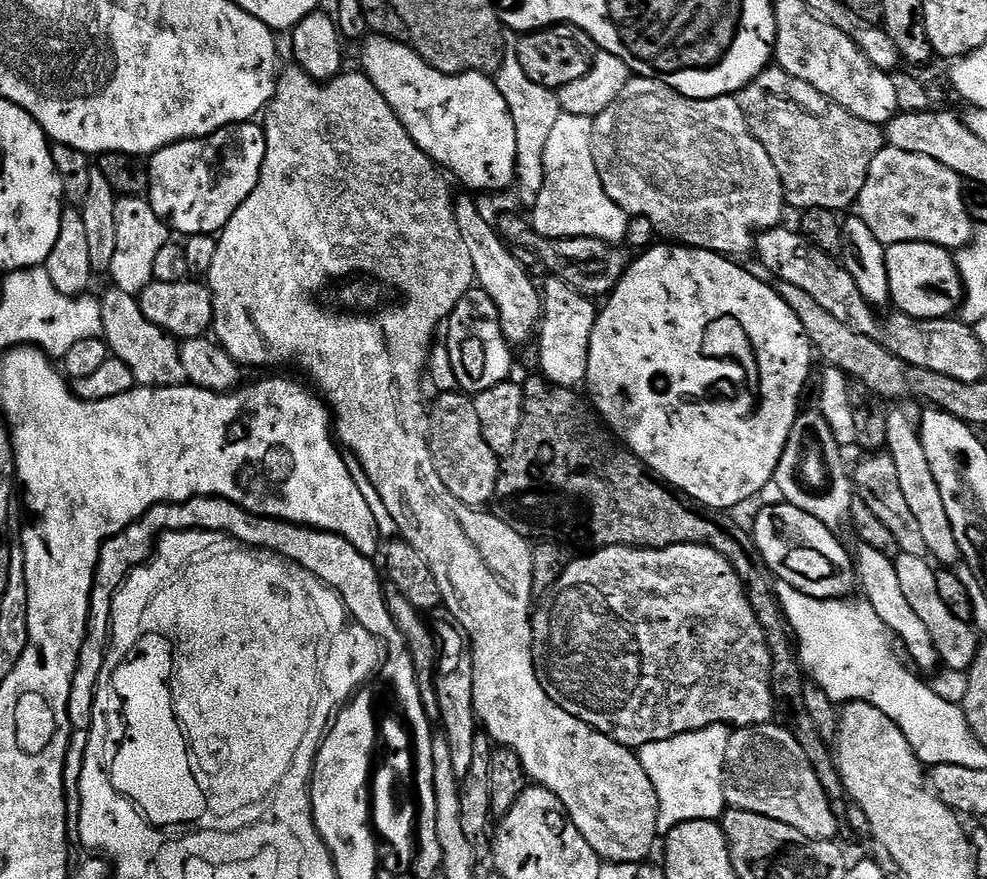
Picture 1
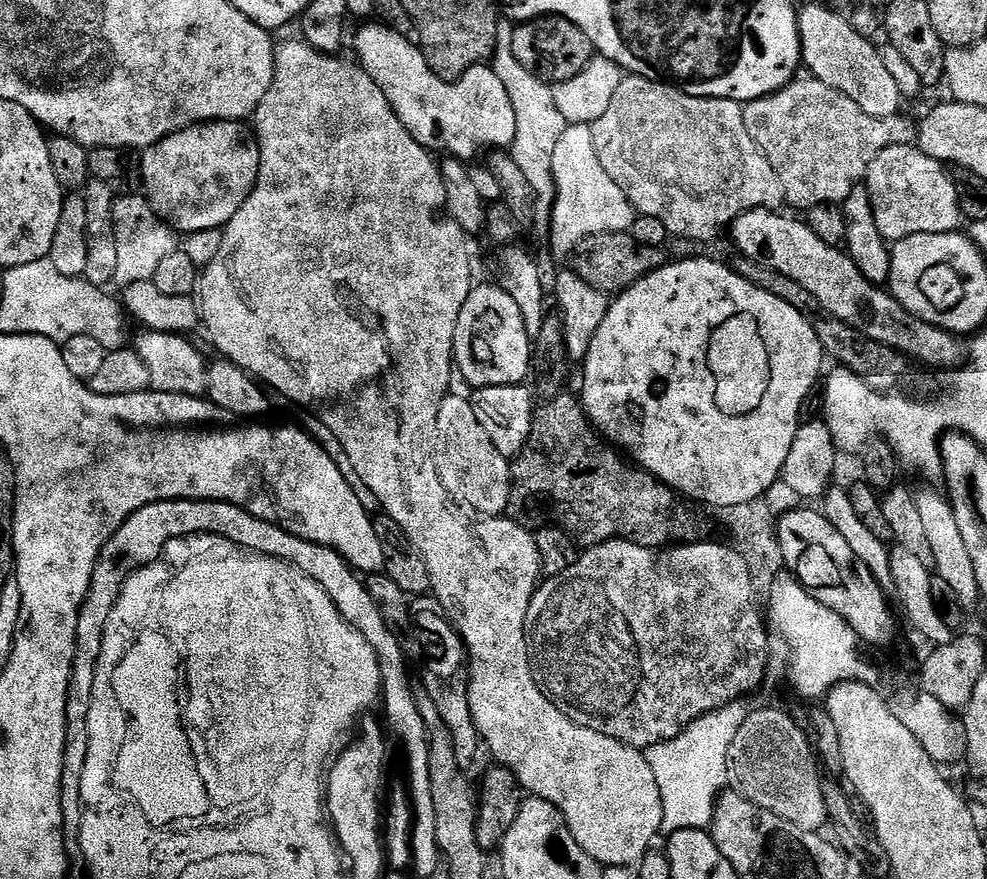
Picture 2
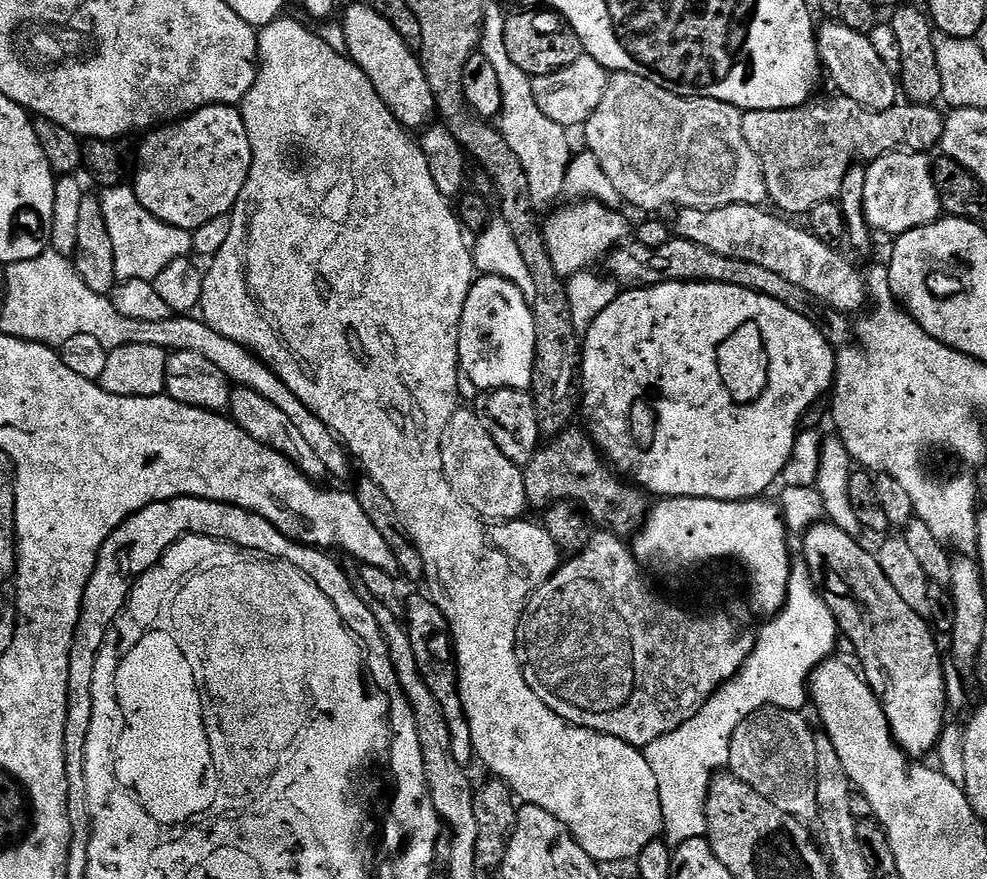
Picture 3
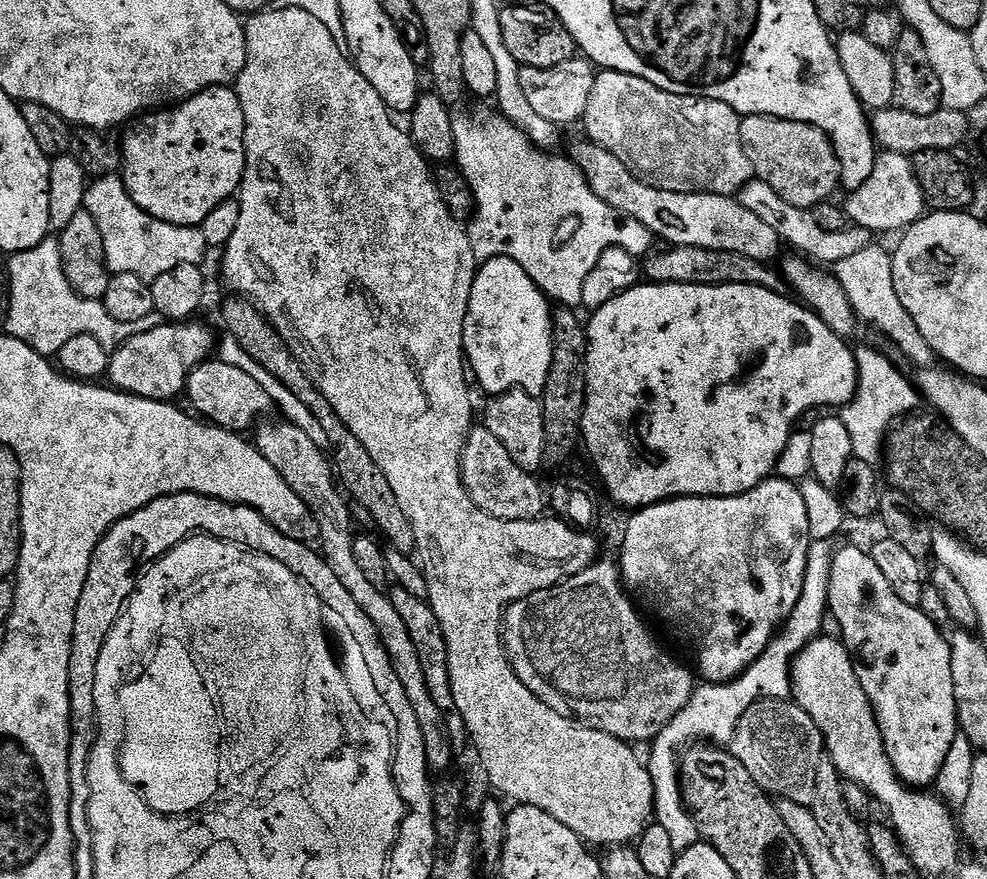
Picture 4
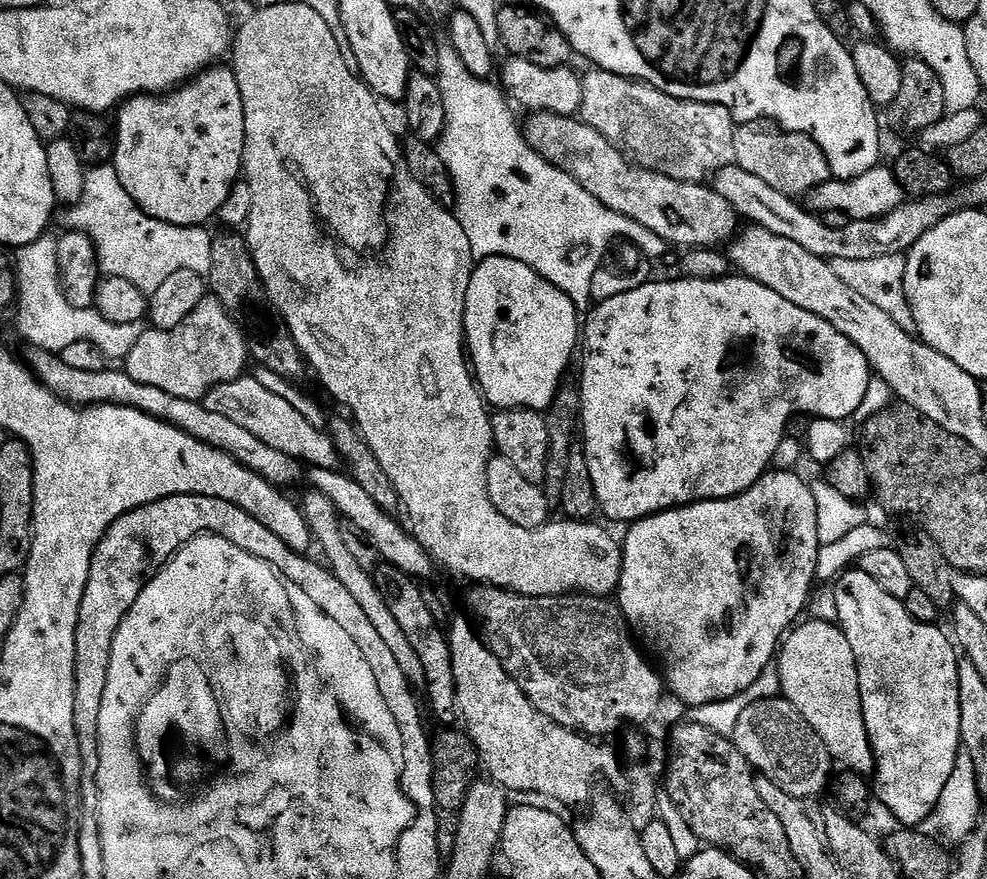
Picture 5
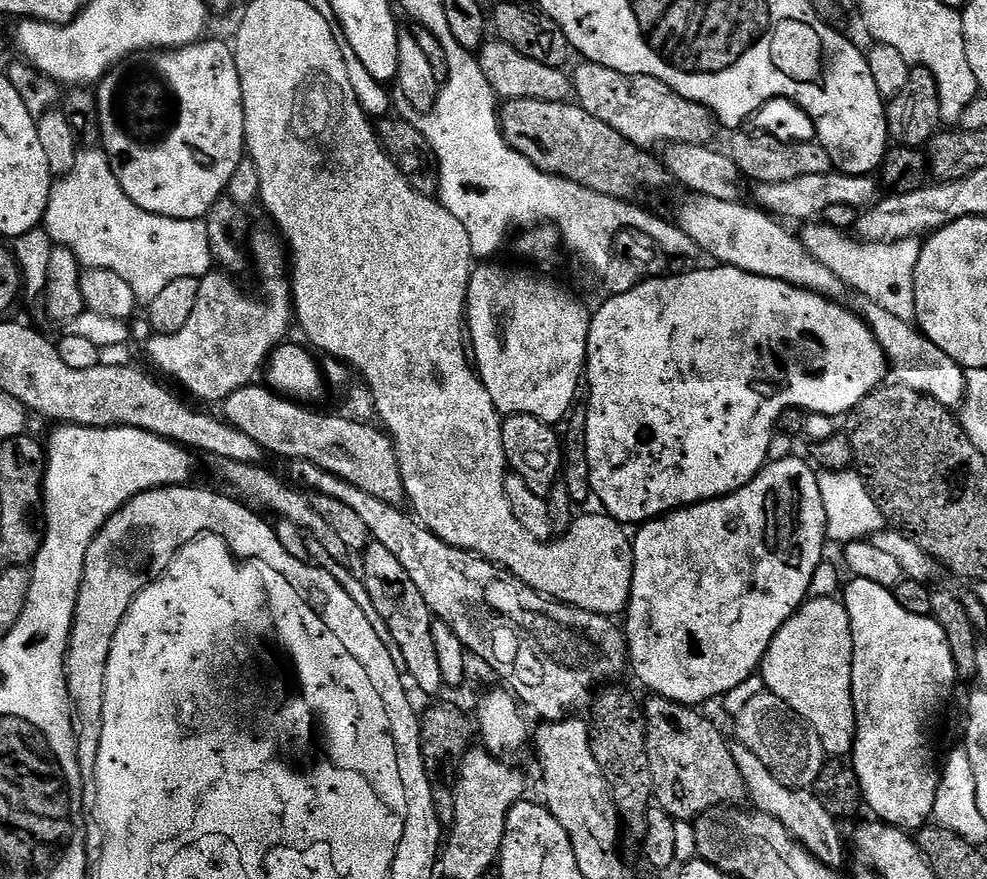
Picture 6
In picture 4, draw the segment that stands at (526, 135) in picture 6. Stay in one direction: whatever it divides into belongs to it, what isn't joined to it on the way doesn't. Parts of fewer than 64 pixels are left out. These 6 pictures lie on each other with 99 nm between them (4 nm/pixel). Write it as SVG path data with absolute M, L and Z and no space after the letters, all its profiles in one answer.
M591 142L583 143L570 152L570 156L582 170L594 194L622 216L642 222L653 237L660 239L661 236L665 245L702 246L706 250L746 254L746 258L765 262L772 262L782 249L782 239L773 227L766 226L757 215L746 210L739 199L709 192L671 192L656 188L649 181L636 177L625 164L614 158L614 154L610 154L610 150Z

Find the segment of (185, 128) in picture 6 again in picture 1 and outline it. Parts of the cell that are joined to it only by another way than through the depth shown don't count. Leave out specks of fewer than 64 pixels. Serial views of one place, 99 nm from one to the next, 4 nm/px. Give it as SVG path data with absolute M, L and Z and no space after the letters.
M259 123L231 124L220 128L213 136L202 140L183 140L152 153L147 161L149 206L162 218L173 233L181 232L181 237L216 236L224 231L230 218L250 198L258 186L262 162L266 158L266 134Z

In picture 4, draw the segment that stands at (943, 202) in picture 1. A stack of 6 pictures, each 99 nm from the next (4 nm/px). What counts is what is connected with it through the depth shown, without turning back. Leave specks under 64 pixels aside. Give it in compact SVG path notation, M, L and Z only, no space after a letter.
M881 151L876 158L874 174L858 186L858 190L848 192L846 211L853 225L864 227L873 234L879 232L903 233L912 223L925 215L924 191L916 177L916 171L909 157L901 152Z

